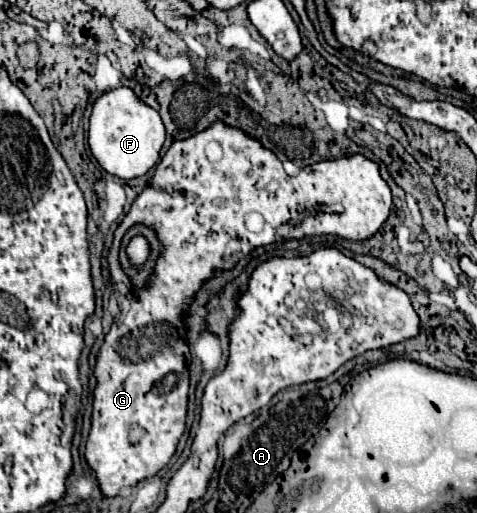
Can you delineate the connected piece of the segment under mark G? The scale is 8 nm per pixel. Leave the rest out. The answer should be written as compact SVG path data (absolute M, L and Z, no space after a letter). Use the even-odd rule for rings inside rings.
M223 122L173 144L117 228L109 252L111 280L125 312L105 336L95 366L97 388L85 458L99 480L101 492L117 496L123 488L155 476L175 454L185 432L189 396L191 354L183 334L187 330L185 314L203 284L223 268L225 244L237 242L243 254L249 254L257 246L273 244L281 224L291 224L297 240L331 234L363 242L379 232L389 212L391 190L381 180L377 162L361 154L323 160L289 178L273 152ZM213 142L221 146L215 158ZM249 212L261 214L263 226L245 226L243 218ZM135 224L157 232L161 244L153 274L143 288L133 286L119 264L121 238Z

